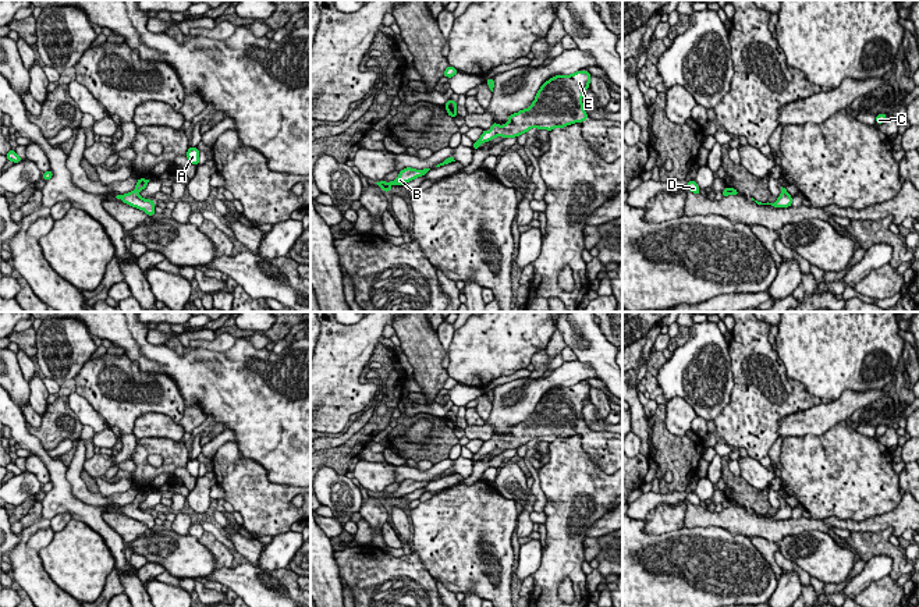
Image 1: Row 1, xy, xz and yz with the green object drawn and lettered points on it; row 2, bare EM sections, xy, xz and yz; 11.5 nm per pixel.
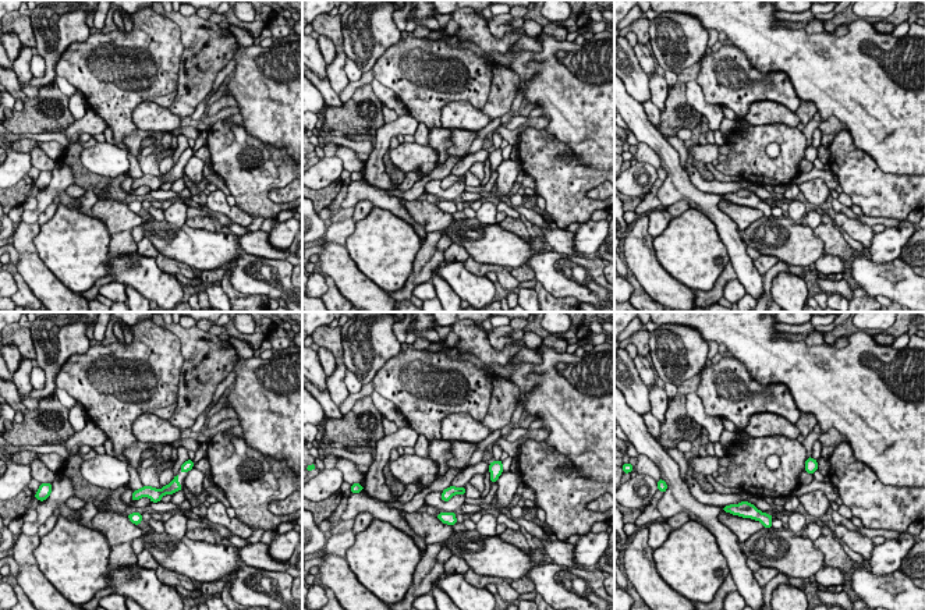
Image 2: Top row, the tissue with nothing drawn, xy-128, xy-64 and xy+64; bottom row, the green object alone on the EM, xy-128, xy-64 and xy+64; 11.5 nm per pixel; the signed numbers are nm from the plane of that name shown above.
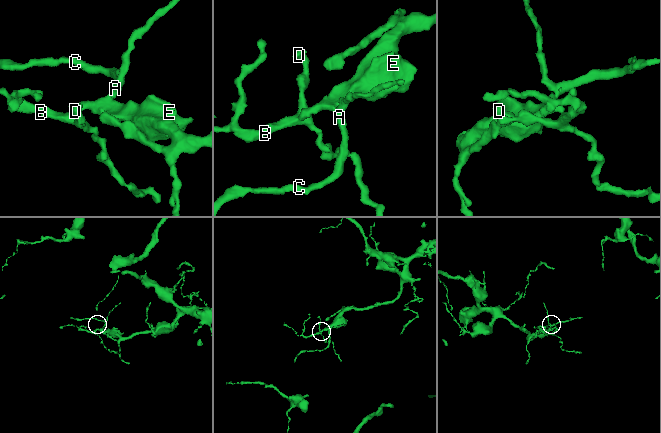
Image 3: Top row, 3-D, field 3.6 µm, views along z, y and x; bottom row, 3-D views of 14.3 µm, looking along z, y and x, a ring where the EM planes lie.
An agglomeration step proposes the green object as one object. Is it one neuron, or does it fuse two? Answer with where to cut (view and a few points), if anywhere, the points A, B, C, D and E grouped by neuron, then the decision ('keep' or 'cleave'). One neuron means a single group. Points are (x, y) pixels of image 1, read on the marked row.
no cut; A B C D E; keep

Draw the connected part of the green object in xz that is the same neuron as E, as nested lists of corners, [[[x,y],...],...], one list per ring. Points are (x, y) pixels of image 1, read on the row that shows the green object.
[[[576,71],[570,75],[554,75],[537,90],[528,109],[508,117],[503,125],[493,123],[490,129],[483,129],[472,149],[479,149],[496,136],[515,138],[531,128],[553,131],[575,123],[583,123],[589,116],[582,103],[583,92],[590,88],[590,72]]]

